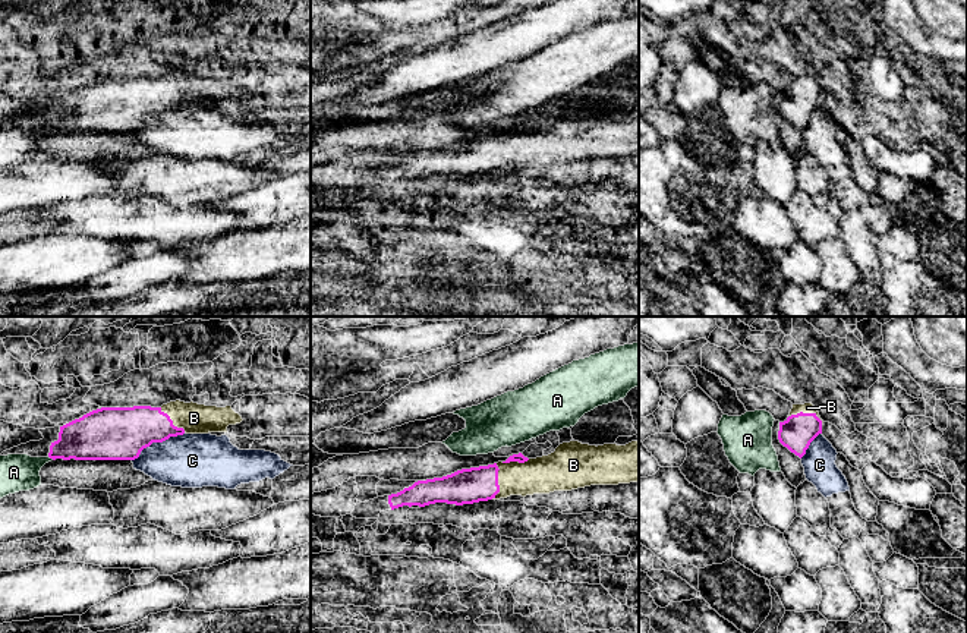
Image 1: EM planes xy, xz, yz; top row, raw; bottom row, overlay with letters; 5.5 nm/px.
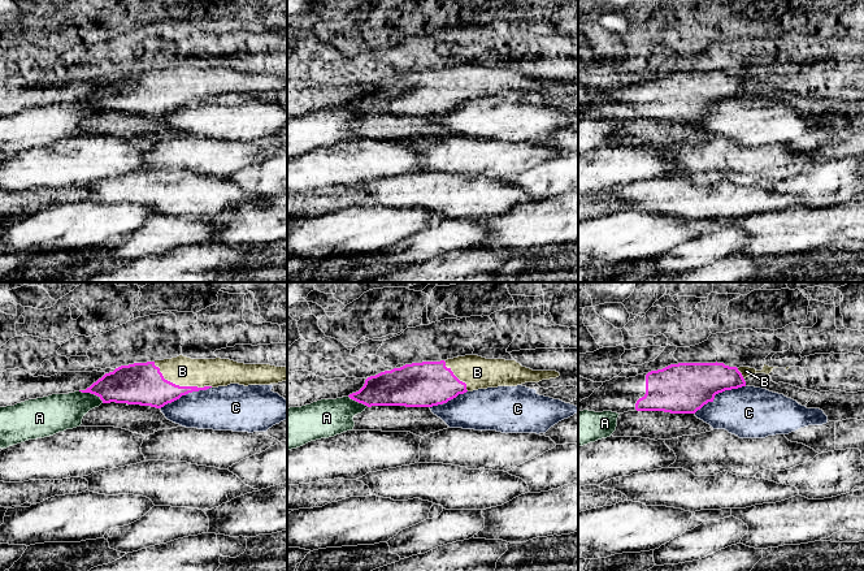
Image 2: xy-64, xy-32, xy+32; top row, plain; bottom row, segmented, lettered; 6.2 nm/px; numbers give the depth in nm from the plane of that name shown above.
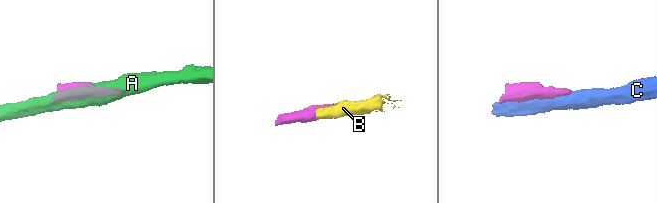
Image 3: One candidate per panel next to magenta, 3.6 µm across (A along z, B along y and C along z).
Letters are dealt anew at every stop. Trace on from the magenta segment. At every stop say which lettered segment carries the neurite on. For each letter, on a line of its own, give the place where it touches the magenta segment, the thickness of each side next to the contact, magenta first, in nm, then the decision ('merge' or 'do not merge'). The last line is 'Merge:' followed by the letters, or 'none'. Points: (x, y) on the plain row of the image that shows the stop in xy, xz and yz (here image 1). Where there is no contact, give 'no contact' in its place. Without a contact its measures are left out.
A: meets magenta in xy at (50, 129); 240 nm thick on the magenta side, 200 nm on the other; do not merge
B: meets magenta in xz at (497, 153); 190 nm thick on the magenta side, 200 nm on the other; merge
C: meets magenta in xy at (157, 113); 280 nm thick on the magenta side, 300 nm on the other; do not merge
Merge: B

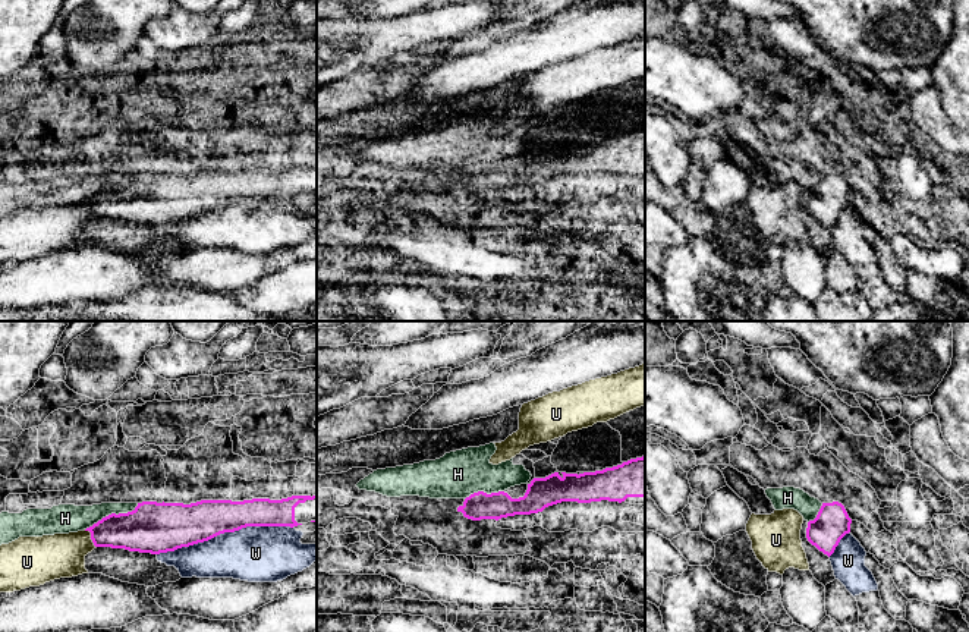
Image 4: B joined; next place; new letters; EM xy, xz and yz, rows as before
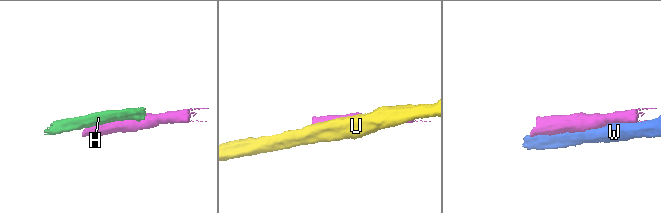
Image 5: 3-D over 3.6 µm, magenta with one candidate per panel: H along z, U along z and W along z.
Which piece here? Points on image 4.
H: meets magenta in xy at (112, 185); 280 nm thick on the magenta side, 160 nm on the other; do not merge
U: meets magenta in xy at (91, 208); 220 nm thick on the magenta side, 240 nm on the other; do not merge
W: meets magenta in xy at (225, 203); 240 nm thick on the magenta side, 300 nm on the other; do not merge
Merge: none

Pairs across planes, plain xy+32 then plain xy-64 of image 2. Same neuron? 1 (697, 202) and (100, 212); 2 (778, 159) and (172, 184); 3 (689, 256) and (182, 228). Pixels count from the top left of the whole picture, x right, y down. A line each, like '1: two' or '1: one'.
1: two
2: two
3: one

